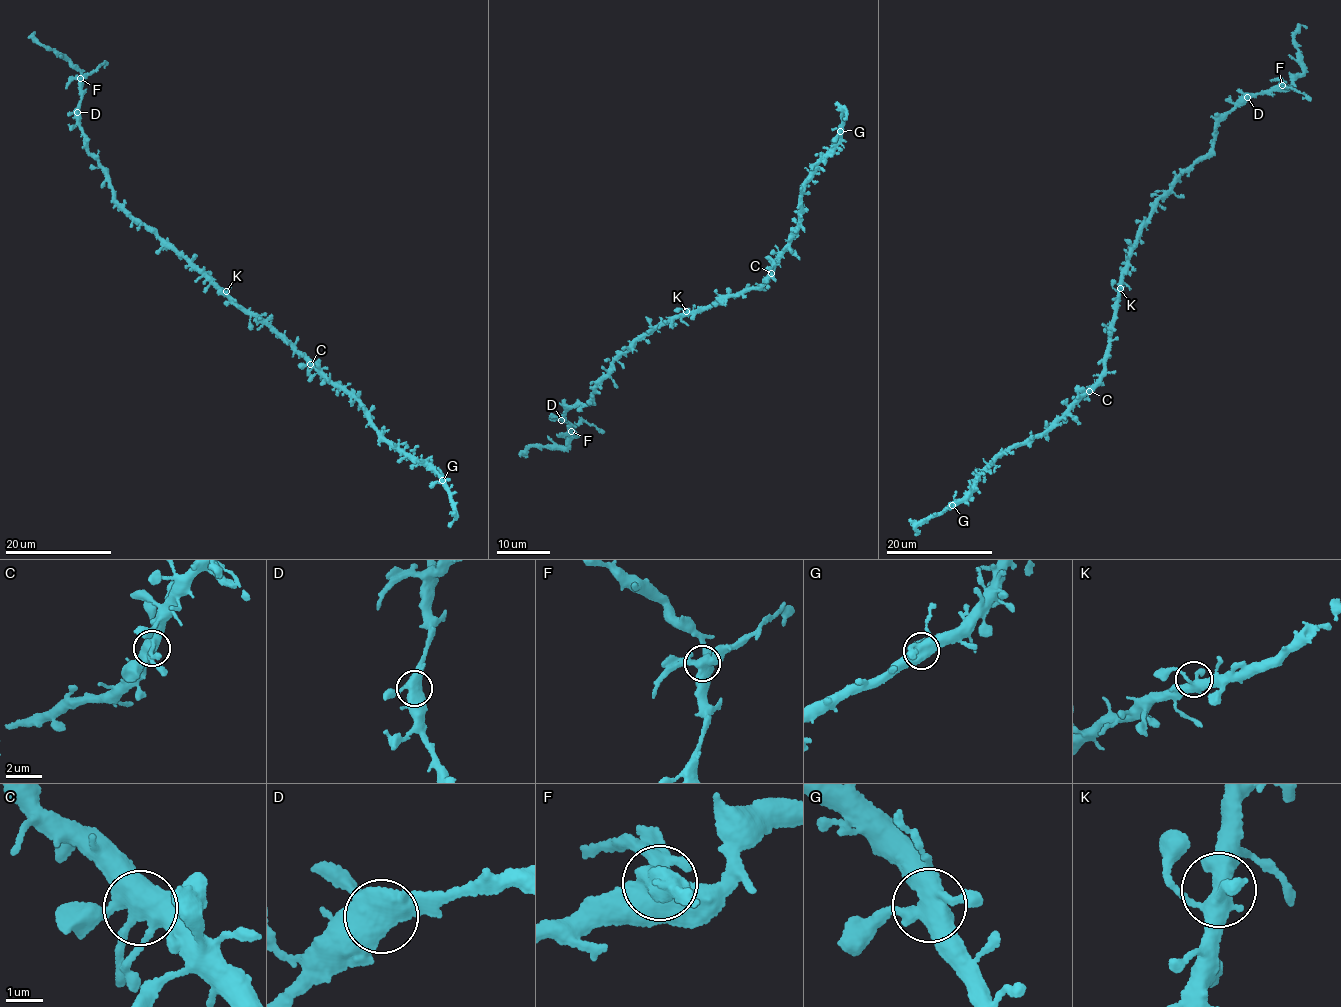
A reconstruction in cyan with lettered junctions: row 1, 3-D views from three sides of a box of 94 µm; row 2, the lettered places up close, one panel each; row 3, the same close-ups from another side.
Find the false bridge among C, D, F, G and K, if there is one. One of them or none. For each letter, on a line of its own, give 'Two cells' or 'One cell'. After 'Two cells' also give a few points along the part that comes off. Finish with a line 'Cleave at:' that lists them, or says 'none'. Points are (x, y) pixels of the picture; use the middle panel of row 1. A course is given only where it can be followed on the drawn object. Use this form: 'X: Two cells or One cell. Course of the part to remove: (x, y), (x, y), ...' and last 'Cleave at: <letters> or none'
C: One cell
D: One cell
F: Two cells. Course of the part to remove: (571, 431), (584, 420), (604, 432)
G: One cell
K: One cell
Cleave at: F

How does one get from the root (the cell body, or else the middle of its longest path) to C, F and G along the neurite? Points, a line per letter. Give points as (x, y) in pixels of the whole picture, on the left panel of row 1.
C: (223, 292), (310, 364)
F: (223, 292), (113, 198), (103, 168), (89, 152), (79, 129), (76, 116), (81, 97), (81, 78)
G: (223, 292), (359, 402), (387, 440), (401, 453), (423, 462), (442, 480)

